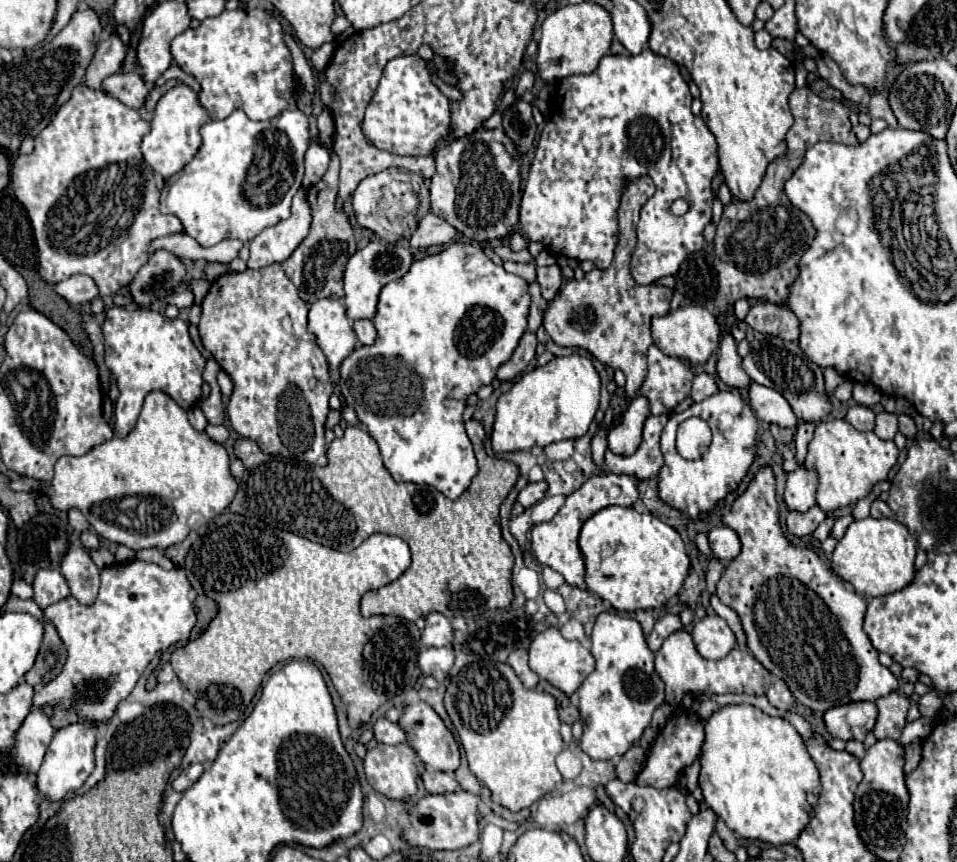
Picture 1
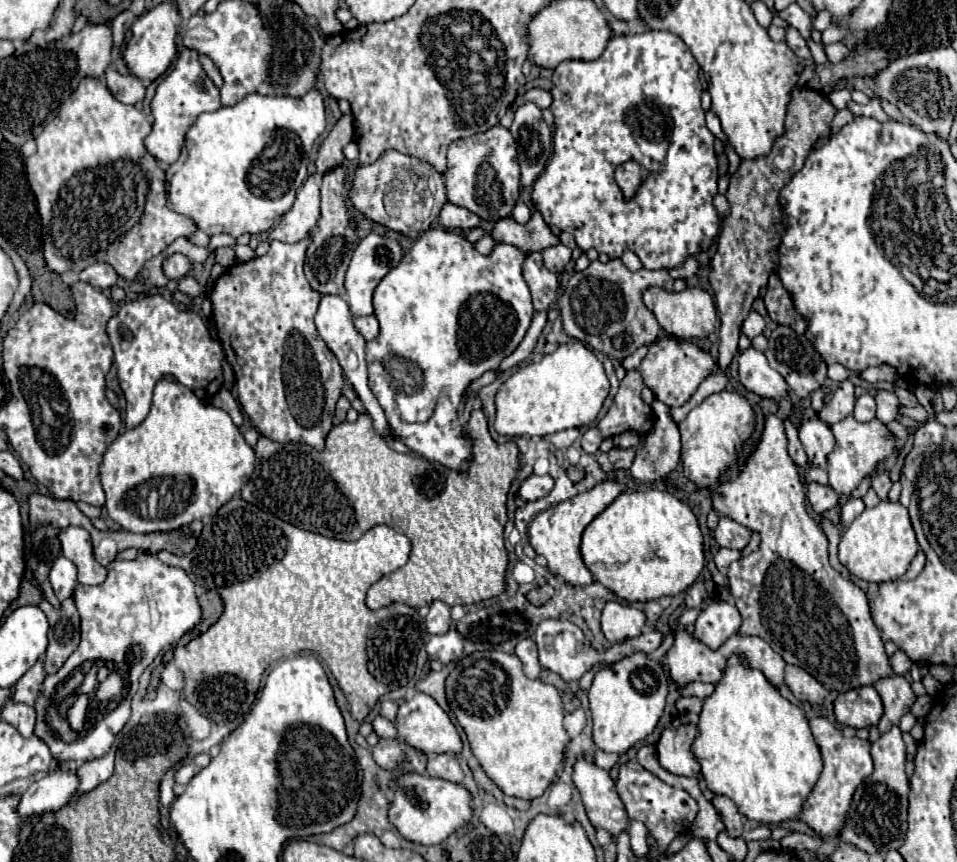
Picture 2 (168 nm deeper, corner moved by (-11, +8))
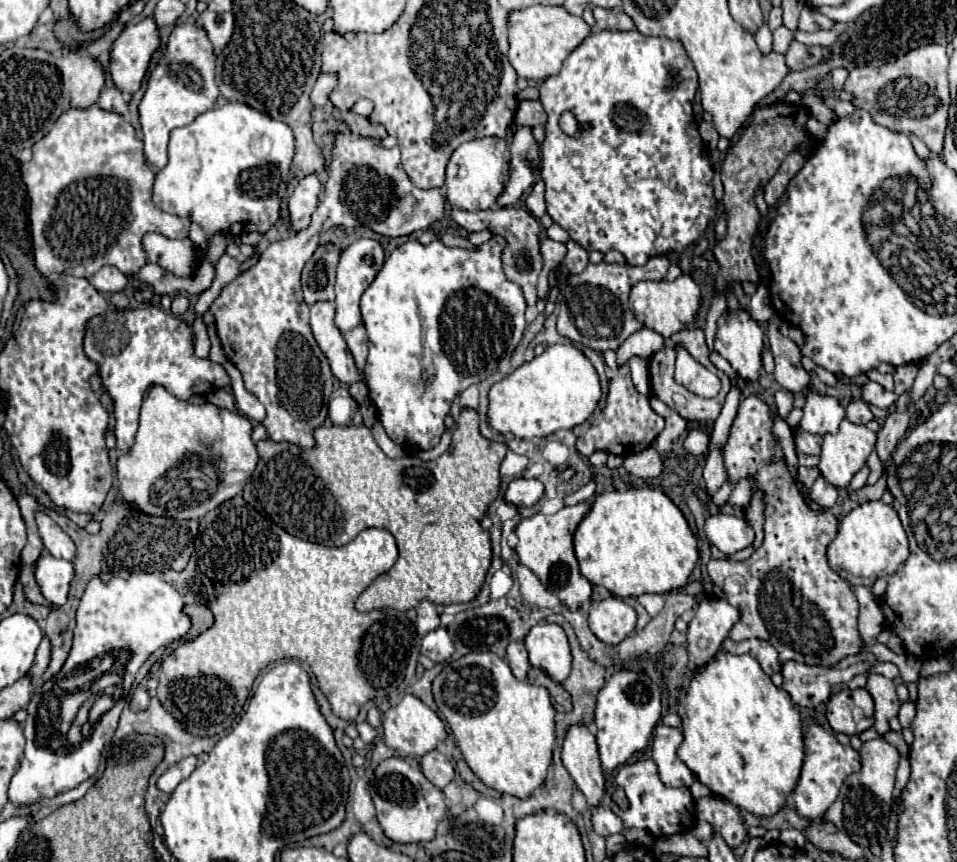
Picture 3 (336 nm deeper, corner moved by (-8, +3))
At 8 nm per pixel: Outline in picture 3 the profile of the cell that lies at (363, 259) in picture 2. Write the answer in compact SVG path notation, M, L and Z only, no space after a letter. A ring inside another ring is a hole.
M358 239L354 241L350 247L346 247L340 255L338 267L336 267L336 285L334 285L334 305L336 305L336 317L334 323L340 329L340 333L348 333L350 329L354 329L356 325L362 323L360 317L360 297L362 293L368 289L368 285L374 281L374 277L378 275L378 271L384 265L384 251L380 247L378 241L372 239Z

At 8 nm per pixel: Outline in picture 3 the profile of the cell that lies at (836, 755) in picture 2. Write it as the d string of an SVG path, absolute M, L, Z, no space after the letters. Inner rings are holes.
M810 725L810 729L804 735L804 763L800 771L800 779L794 787L794 801L798 815L804 819L820 819L824 817L826 809L836 801L838 791L848 775L858 773L862 767L858 751L854 751L850 745L840 745L834 737L834 733L822 729L820 725Z

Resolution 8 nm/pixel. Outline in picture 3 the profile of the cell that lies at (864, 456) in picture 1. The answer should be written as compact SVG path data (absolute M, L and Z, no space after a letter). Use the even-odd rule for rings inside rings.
M844 419L836 435L826 433L820 455L820 473L838 489L846 489L854 473L866 463L876 445L876 433L866 425Z

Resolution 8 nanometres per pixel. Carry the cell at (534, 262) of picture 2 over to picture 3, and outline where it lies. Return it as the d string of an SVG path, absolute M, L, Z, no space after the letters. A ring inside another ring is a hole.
M502 207L502 209L486 209L486 211L464 211L464 209L454 209L452 211L454 221L466 229L466 231L482 231L488 229L494 235L502 235L506 239L506 251L502 253L502 265L504 265L504 273L506 279L520 285L524 291L524 297L528 301L528 305L536 303L536 285L538 285L538 275L542 273L544 267L544 259L540 253L540 241L538 241L538 233L540 233L540 223L538 219L522 209L522 207Z

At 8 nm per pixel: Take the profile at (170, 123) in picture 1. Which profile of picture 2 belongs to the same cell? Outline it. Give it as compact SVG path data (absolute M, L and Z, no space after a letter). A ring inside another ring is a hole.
M181 48L177 62L175 62L175 68L159 84L155 98L151 102L151 112L153 112L155 122L153 122L153 130L145 138L145 148L163 166L171 166L179 158L187 128L191 128L191 124L195 124L195 120L203 112L213 112L213 110L219 110L219 108L221 108L219 90L203 72L203 68L197 60L197 52L189 50L189 48Z

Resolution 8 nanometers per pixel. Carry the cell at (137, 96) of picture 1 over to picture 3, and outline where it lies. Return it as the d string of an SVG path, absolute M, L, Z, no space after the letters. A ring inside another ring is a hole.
M116 87L104 89L104 91L100 93L96 105L98 105L100 109L114 111L114 113L120 113L120 115L126 115L126 113L128 113L128 101L122 97L122 91L118 91Z

